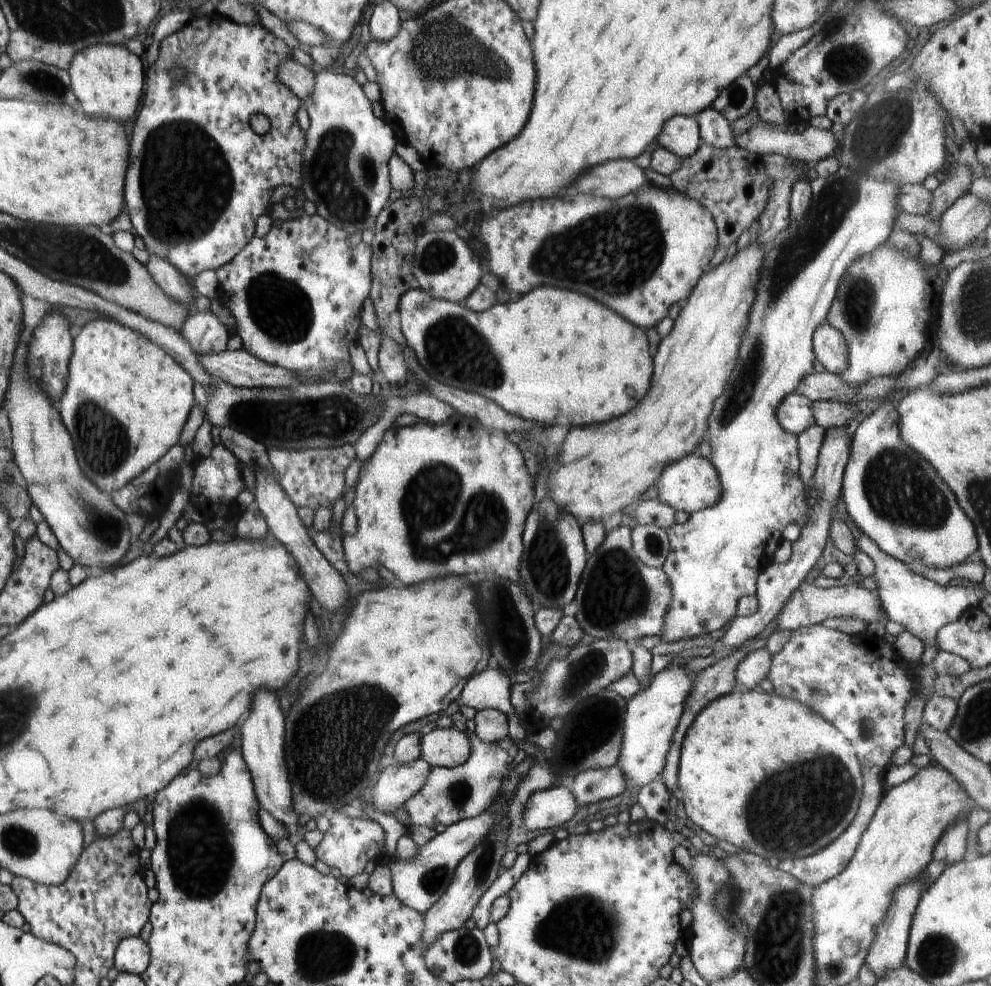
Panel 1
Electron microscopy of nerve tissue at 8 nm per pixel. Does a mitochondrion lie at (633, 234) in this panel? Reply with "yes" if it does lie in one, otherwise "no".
yes

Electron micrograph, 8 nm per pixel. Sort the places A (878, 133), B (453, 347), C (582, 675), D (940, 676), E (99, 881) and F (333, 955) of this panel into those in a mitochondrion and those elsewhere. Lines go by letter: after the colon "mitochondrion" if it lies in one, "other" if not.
A: mitochondrion
B: mitochondrion
C: mitochondrion
D: other
E: other
F: mitochondrion

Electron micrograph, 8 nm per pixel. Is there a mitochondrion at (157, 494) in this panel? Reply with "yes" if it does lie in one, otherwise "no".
no

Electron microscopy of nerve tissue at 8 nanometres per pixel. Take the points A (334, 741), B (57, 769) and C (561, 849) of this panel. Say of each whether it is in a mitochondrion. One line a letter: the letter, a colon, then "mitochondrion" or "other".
A: mitochondrion
B: other
C: other

